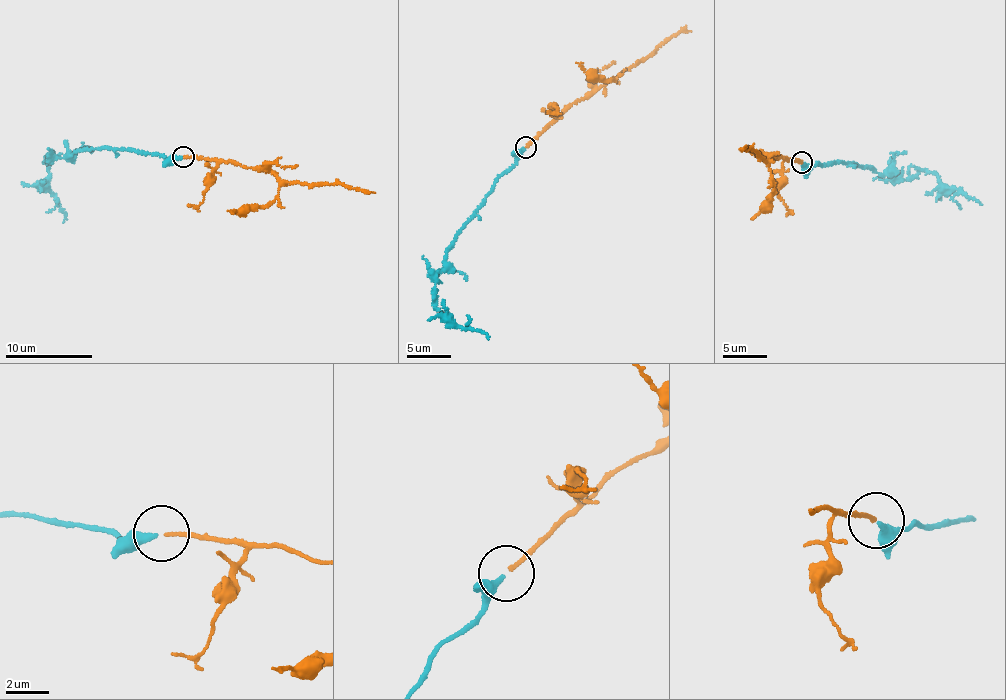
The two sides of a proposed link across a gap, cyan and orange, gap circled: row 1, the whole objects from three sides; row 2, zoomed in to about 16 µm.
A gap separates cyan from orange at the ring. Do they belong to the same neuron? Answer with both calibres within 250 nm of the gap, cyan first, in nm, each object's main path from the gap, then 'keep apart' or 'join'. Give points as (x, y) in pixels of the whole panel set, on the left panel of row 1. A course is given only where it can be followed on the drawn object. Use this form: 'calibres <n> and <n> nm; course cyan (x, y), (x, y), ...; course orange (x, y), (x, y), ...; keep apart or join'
calibres 280 and 170 nm; course cyan (181, 156), (166, 159), (91, 148), (46, 164), (44, 160), (63, 222); course orange (184, 156), (231, 160), (242, 166), (260, 168), (283, 180), (308, 185), (339, 183), (375, 193); join

